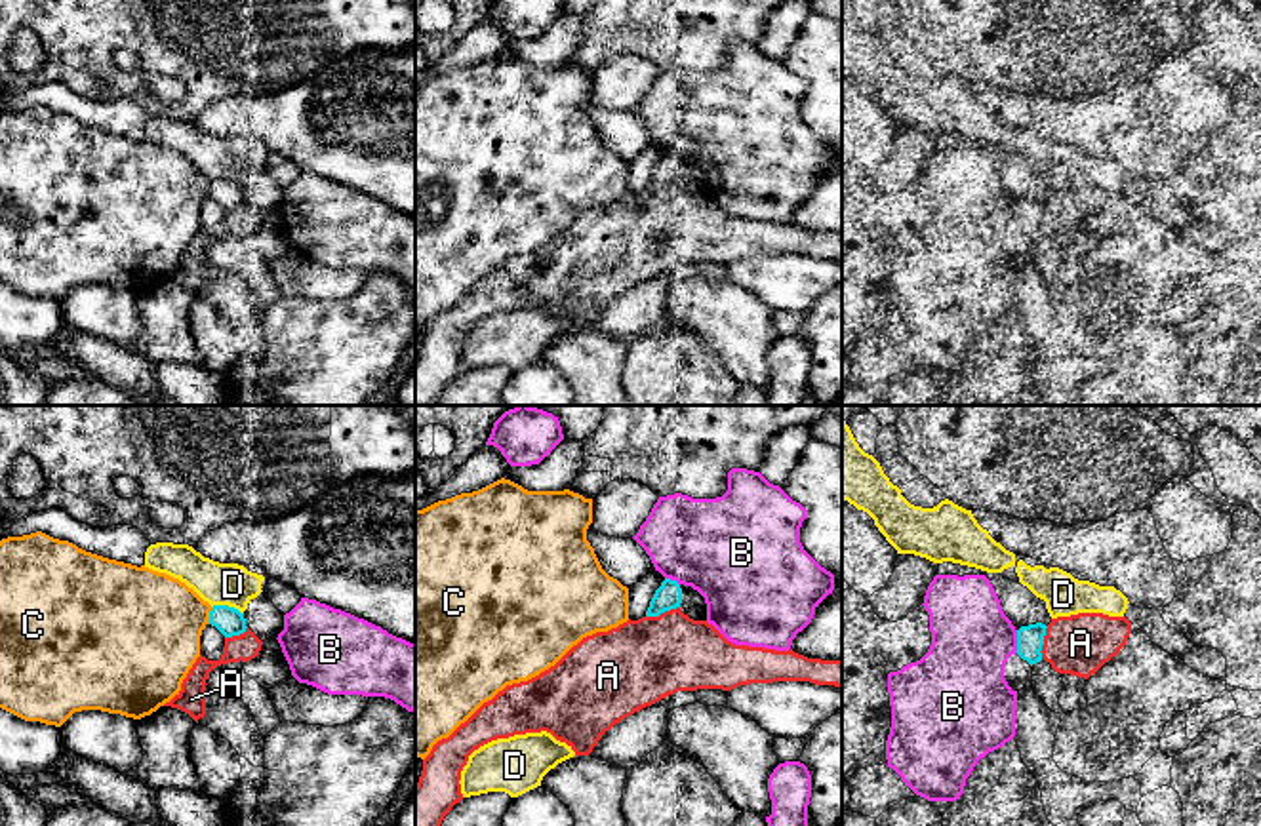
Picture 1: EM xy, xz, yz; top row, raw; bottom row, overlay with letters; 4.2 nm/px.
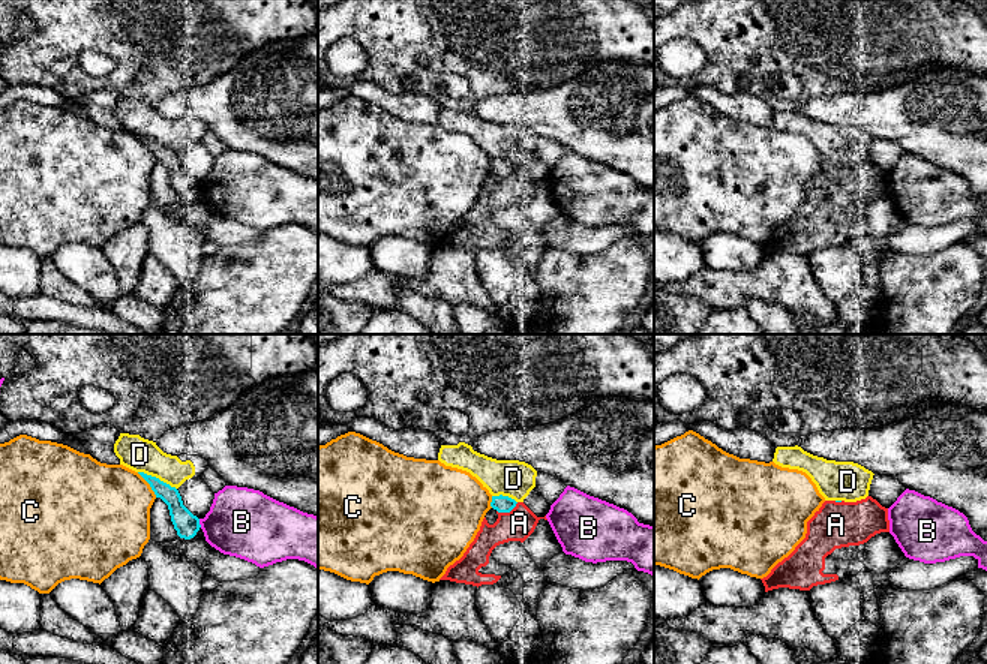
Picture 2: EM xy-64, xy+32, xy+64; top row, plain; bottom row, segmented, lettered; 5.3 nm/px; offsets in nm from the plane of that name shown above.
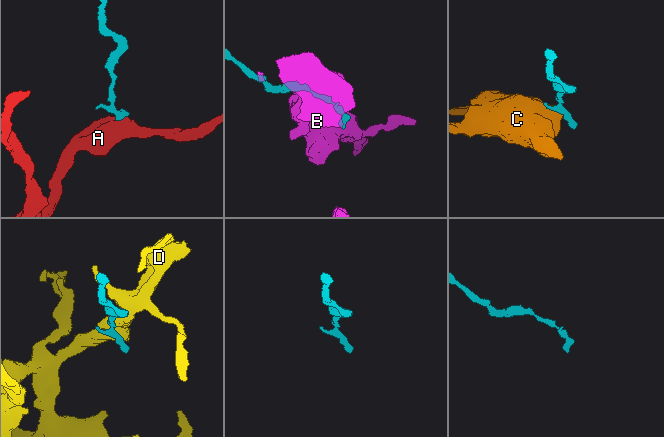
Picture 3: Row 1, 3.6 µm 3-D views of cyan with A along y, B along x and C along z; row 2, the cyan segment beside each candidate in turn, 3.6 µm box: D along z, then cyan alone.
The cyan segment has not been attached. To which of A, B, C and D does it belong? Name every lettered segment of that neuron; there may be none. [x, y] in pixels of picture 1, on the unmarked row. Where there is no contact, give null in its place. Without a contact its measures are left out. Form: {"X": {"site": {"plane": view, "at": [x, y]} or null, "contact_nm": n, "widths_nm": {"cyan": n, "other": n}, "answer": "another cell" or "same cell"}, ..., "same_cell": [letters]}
{"A": {"site": {"plane": "xz", "at": [661, 185]}, "contact_nm": 150, "widths_nm": {"cyan": 110, "other": 360}, "answer": "another cell"}, "B": {"site": {"plane": "yz", "at": [1018, 216]}, "contact_nm": 100, "widths_nm": {"cyan": 110, "other": 340}, "answer": "another cell"}, "C": {"site": {"plane": "xy", "at": [210, 189]}, "contact_nm": 80, "widths_nm": {"cyan": 120, "other": 420}, "answer": "another cell"}, "D": {"site": {"plane": "xy", "at": [227, 179]}, "contact_nm": 140, "widths_nm": {"cyan": 120, "other": 180}, "answer": "another cell"}, "same_cell": []}

